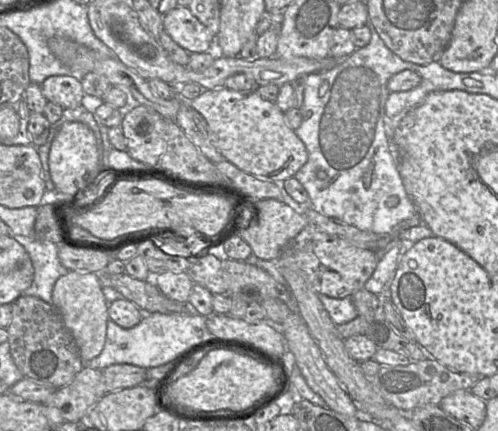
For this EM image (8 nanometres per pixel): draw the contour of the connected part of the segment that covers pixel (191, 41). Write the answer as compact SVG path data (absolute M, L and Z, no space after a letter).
M188 6L166 12L162 20L164 31L189 53L207 52L216 43L216 35L192 14Z

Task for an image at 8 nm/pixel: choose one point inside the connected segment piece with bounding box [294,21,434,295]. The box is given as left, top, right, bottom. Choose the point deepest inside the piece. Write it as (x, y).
(345, 130)

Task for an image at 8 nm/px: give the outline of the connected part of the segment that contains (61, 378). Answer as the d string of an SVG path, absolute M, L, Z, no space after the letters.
M20 296L12 303L12 320L7 331L11 356L24 377L58 389L68 385L82 370L76 342L53 304L36 296Z

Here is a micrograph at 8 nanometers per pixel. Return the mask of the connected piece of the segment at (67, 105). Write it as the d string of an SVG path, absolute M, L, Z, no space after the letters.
M71 75L50 76L41 84L45 98L63 109L74 109L88 103L81 85L81 77Z

